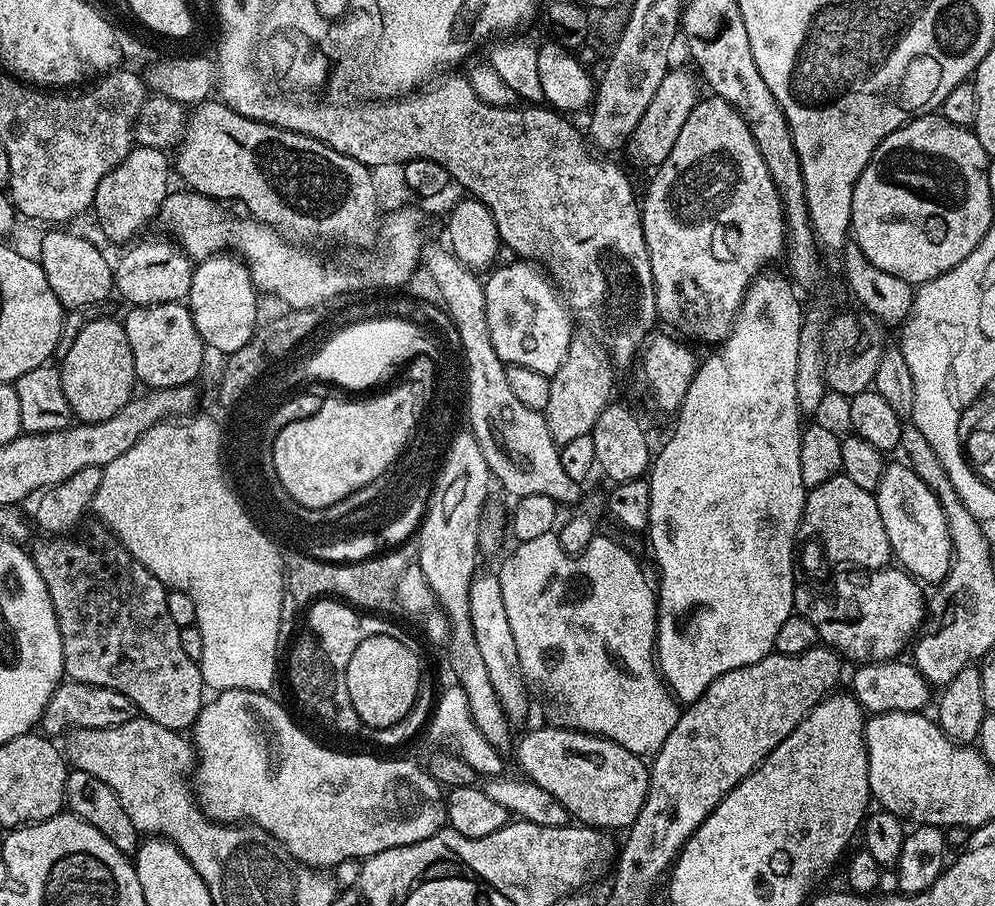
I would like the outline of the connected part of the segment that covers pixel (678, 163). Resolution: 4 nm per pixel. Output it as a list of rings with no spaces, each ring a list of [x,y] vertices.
[[[709,95],[701,99],[693,108],[693,112],[686,119],[685,125],[682,126],[681,133],[675,139],[674,148],[666,156],[666,160],[658,165],[655,169],[652,181],[648,184],[648,193],[642,196],[642,211],[640,221],[644,224],[644,237],[646,238],[646,247],[648,248],[648,257],[650,258],[650,270],[652,271],[652,281],[656,287],[656,314],[661,321],[664,320],[672,328],[677,328],[681,332],[681,337],[689,336],[692,340],[701,340],[708,346],[719,346],[728,332],[732,329],[732,324],[736,321],[738,310],[744,301],[744,295],[748,285],[761,275],[769,267],[771,260],[776,260],[785,255],[786,252],[786,233],[784,230],[784,211],[780,205],[778,192],[774,182],[770,178],[770,170],[766,170],[766,162],[762,162],[762,154],[754,142],[754,134],[750,134],[750,126],[720,96]]]

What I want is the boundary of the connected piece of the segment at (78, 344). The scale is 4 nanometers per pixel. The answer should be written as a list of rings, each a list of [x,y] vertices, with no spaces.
[[[89,319],[86,326],[74,338],[74,346],[63,353],[59,361],[60,381],[66,394],[66,402],[72,408],[73,417],[85,424],[97,424],[106,418],[114,418],[122,406],[132,399],[137,387],[134,370],[134,354],[130,354],[130,342],[126,338],[123,323],[117,320]]]

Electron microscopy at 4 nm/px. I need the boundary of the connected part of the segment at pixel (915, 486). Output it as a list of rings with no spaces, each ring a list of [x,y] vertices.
[[[889,463],[874,495],[895,563],[925,585],[935,586],[947,578],[954,559],[954,532],[949,517],[948,520],[944,517],[939,498],[928,489],[927,482],[914,469]]]

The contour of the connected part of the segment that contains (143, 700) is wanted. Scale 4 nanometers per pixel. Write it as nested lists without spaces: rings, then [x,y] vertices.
[[[96,526],[96,529],[89,534],[88,540],[92,543],[92,548],[84,540],[76,540],[72,544],[72,548],[68,544],[63,544],[63,539],[52,538],[47,542],[49,544],[40,544],[36,548],[36,552],[31,553],[32,561],[36,563],[38,574],[42,574],[42,582],[46,582],[48,593],[50,594],[50,602],[54,606],[54,614],[58,622],[58,630],[62,638],[62,654],[64,655],[64,676],[70,680],[77,680],[83,684],[93,684],[94,686],[106,686],[110,690],[118,690],[122,694],[126,694],[126,698],[130,698],[130,702],[136,707],[137,713],[145,720],[153,720],[158,722],[158,726],[166,726],[175,732],[184,732],[191,729],[196,723],[198,714],[206,703],[206,689],[204,679],[200,673],[200,666],[197,661],[190,659],[184,651],[182,651],[182,638],[180,630],[174,618],[170,618],[170,609],[166,606],[166,598],[169,589],[158,578],[154,578],[154,574],[150,574],[150,570],[146,570],[146,566],[142,566],[142,562],[138,562],[125,550],[120,541],[103,526]]]

